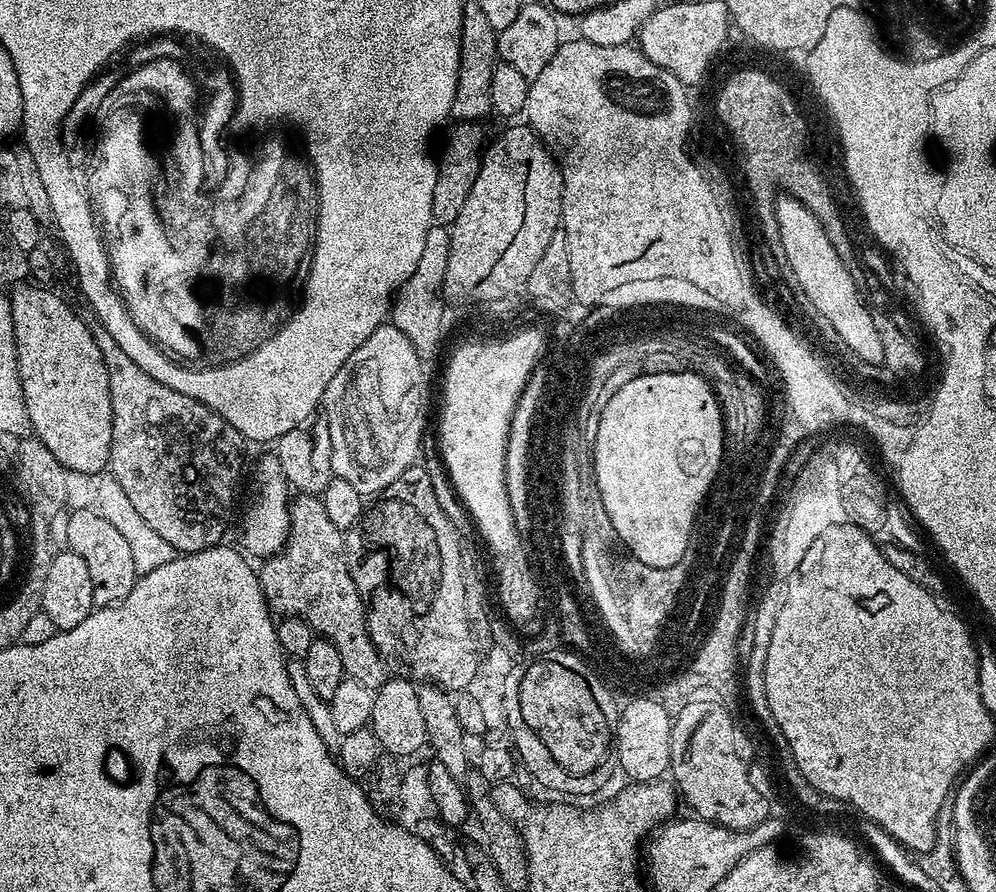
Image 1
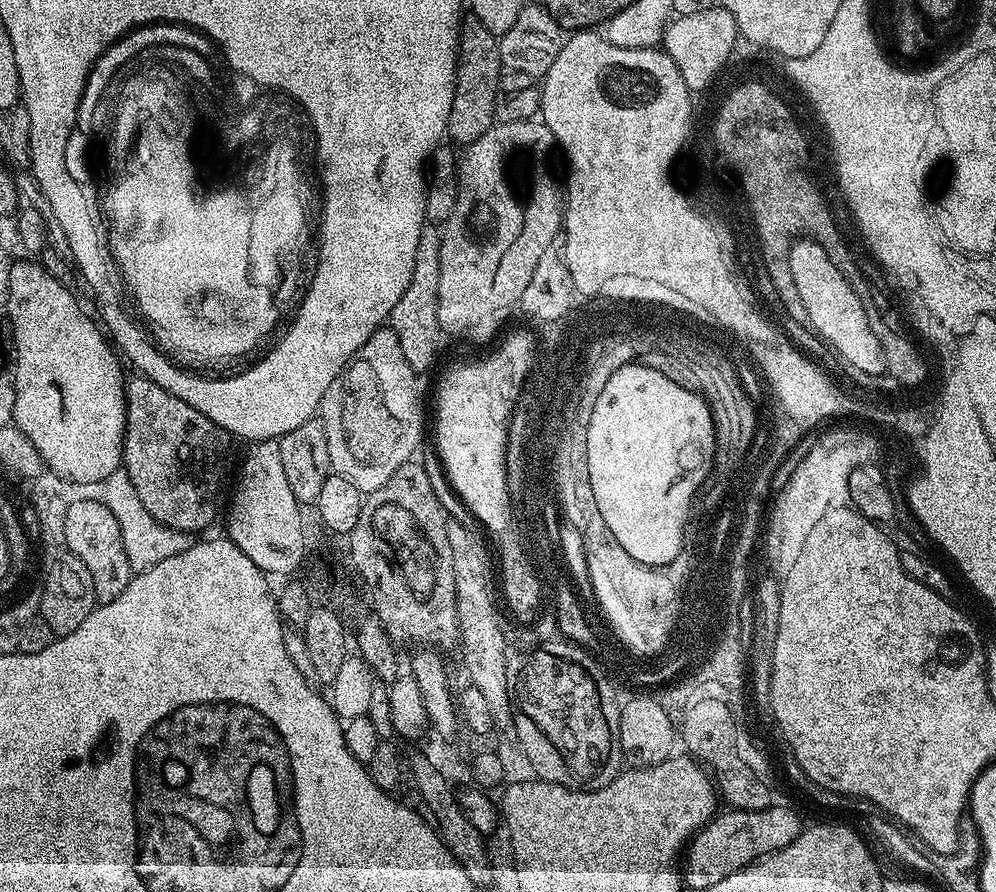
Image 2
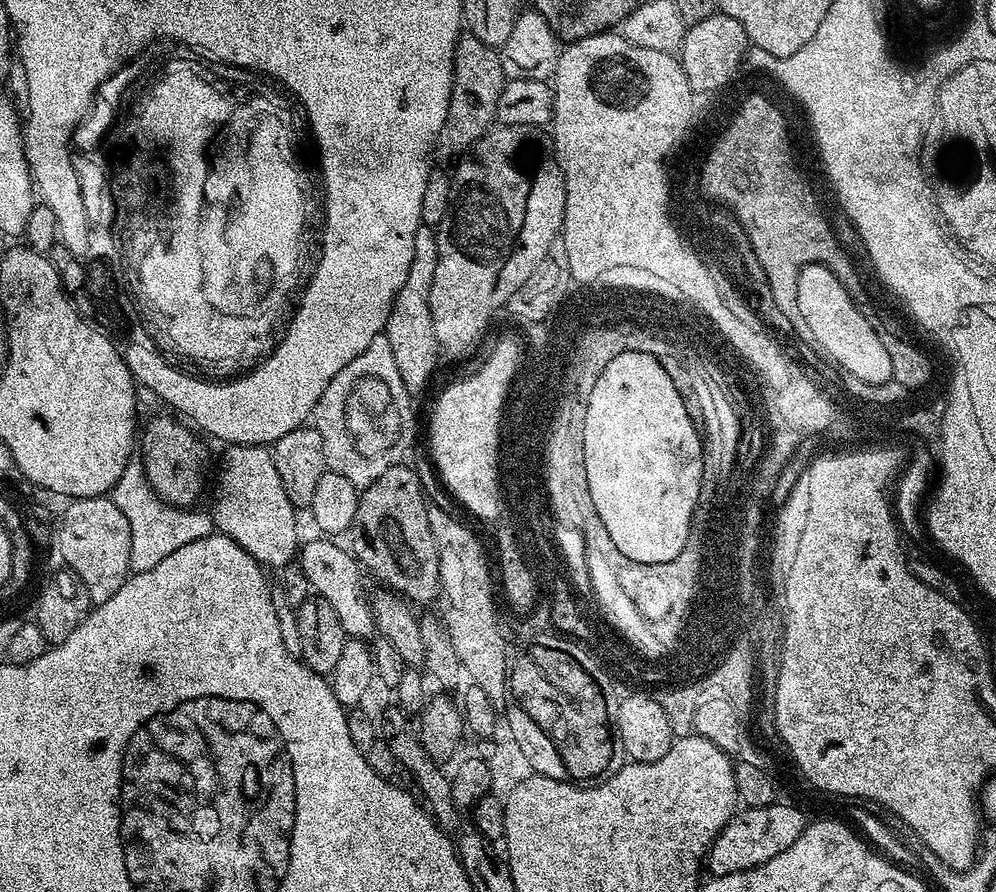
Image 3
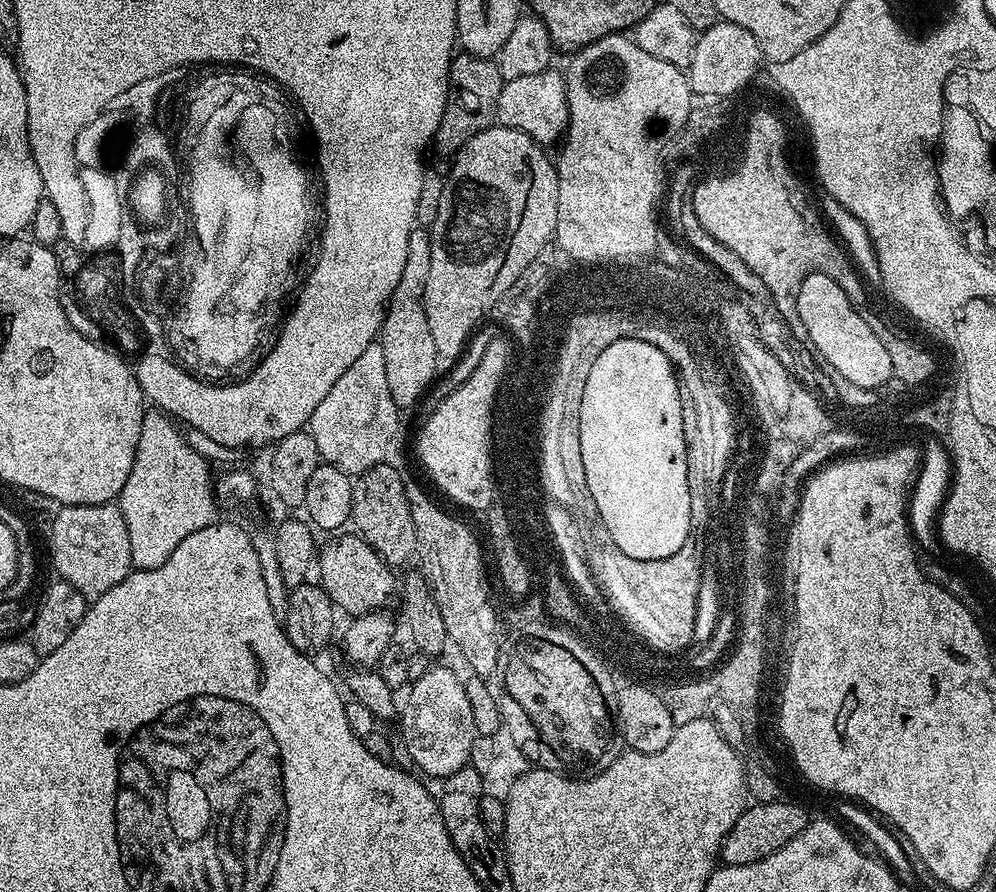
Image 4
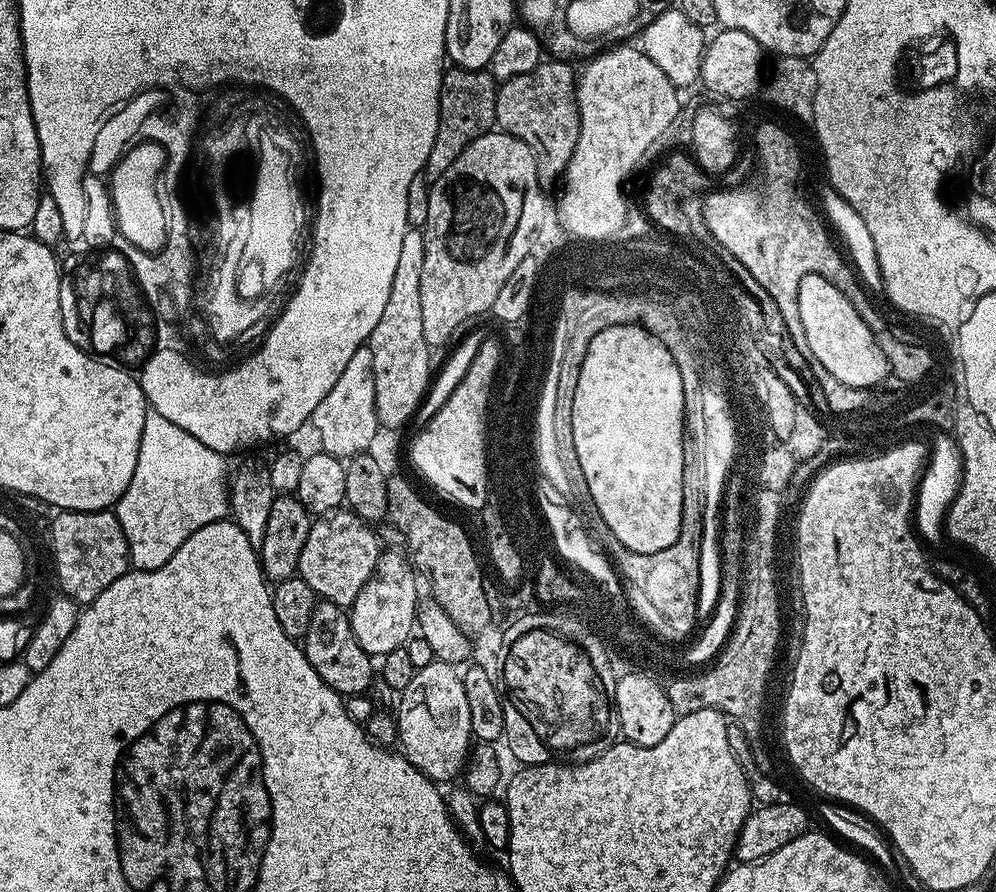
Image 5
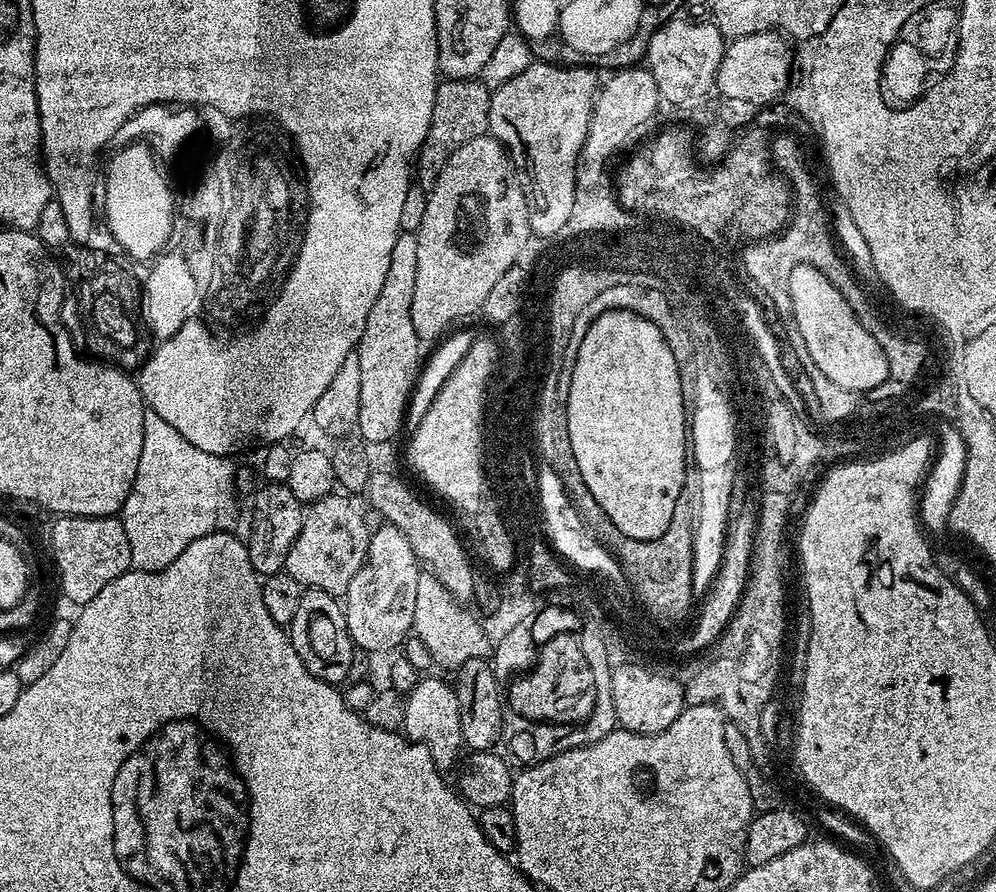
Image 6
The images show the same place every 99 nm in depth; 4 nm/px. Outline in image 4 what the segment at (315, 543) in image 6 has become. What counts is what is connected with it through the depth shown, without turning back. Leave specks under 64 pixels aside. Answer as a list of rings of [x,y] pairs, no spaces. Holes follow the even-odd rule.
[[[359,534],[337,535],[333,544],[322,547],[318,552],[318,583],[326,590],[333,605],[341,613],[349,612],[349,617],[365,616],[371,612],[387,609],[388,603],[398,596],[398,576],[377,552]]]

